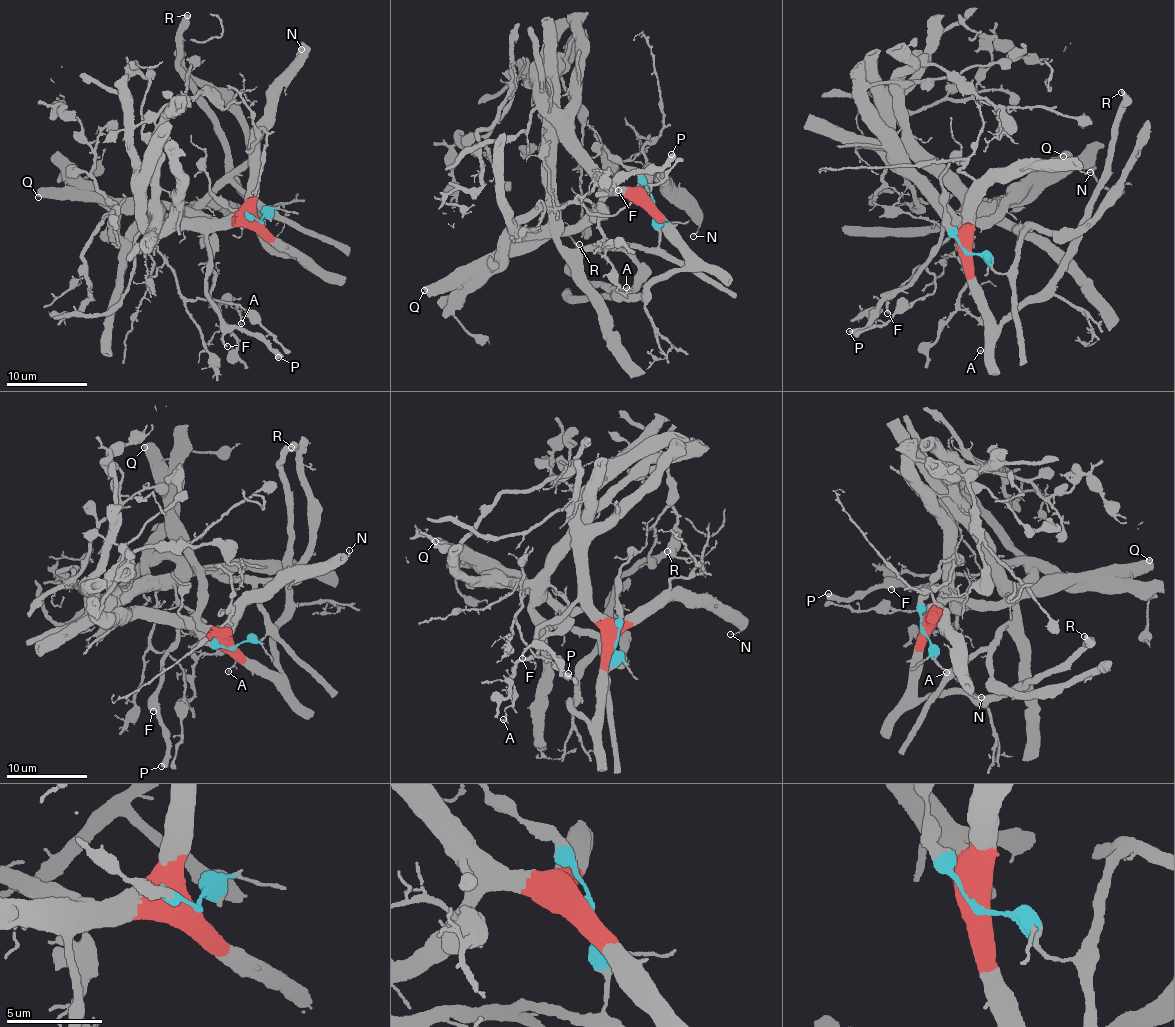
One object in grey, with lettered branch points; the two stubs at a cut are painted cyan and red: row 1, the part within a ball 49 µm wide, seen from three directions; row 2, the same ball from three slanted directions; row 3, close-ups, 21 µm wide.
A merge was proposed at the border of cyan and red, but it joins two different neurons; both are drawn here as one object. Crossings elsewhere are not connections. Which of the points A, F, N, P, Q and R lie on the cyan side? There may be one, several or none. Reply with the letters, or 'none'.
A

